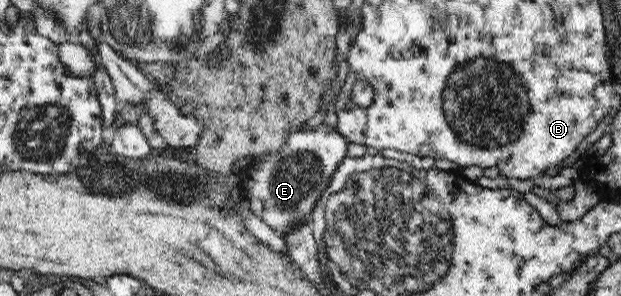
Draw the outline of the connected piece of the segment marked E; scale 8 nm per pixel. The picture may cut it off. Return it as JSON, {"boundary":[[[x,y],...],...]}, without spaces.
{"boundary":[[[322,123],[314,130],[300,128],[288,135],[278,153],[271,153],[255,162],[248,170],[238,173],[241,182],[242,195],[248,199],[248,208],[257,215],[266,225],[270,225],[273,231],[291,231],[298,228],[300,224],[311,223],[311,211],[320,200],[322,193],[328,189],[330,178],[338,169],[338,165],[348,155],[348,140],[336,132],[336,127],[330,127]]]}

